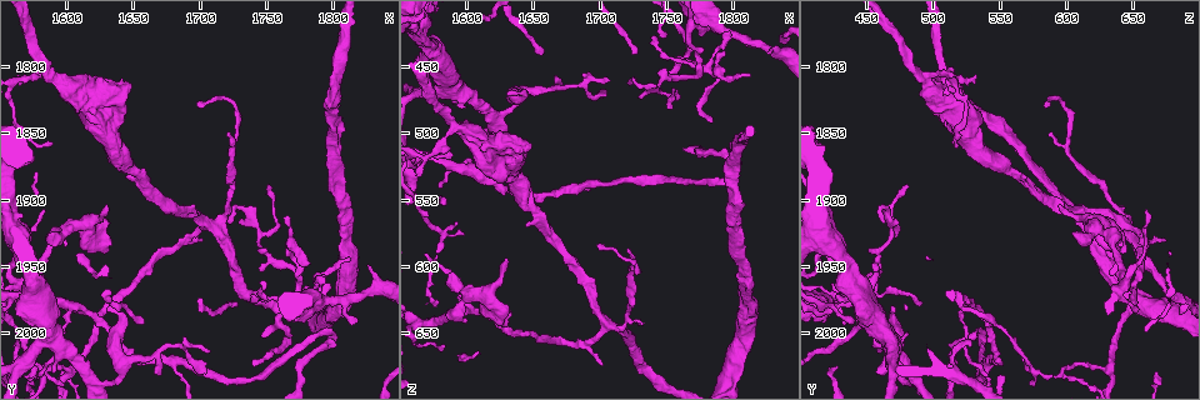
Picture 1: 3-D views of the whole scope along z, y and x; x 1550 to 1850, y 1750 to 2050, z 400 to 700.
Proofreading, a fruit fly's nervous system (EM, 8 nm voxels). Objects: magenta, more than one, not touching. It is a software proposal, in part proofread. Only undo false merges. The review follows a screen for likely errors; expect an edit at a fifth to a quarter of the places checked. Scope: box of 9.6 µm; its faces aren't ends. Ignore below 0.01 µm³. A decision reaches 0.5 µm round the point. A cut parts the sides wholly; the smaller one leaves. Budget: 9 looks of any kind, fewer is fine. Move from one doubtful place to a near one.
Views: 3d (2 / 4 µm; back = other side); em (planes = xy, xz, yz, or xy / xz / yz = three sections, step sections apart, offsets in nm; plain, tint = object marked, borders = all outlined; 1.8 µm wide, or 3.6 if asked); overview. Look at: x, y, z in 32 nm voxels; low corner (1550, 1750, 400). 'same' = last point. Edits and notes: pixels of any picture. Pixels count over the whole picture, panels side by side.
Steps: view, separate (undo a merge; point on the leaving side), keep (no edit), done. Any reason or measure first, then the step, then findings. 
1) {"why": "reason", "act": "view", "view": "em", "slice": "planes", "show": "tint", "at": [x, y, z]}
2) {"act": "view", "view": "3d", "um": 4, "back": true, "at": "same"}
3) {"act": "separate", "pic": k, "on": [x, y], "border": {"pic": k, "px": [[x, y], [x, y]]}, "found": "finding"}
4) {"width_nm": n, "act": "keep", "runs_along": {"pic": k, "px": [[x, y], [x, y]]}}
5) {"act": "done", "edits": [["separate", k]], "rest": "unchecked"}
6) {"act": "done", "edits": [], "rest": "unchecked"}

{"why": "calibre changes", "act": "view", "view": "em", "slice": "planes", "show": "plain", "at": [1644, 1876, 552]}

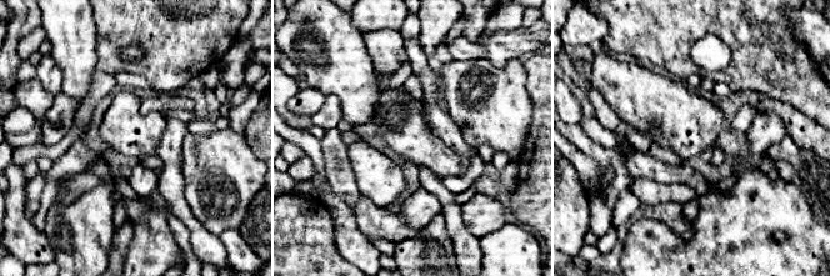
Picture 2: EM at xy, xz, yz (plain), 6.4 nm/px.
{"act": "view", "view": "em", "slice": "planes", "show": "tint", "at": "same"}

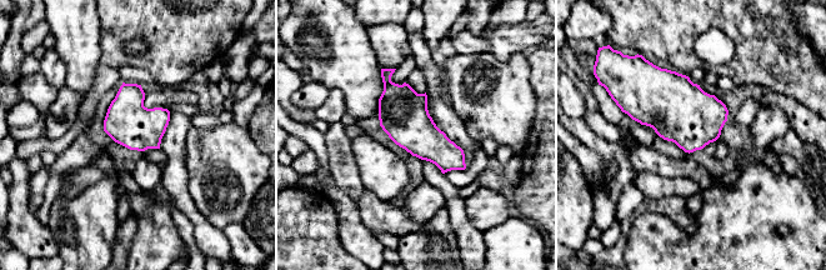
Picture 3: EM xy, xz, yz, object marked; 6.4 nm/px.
{"width_nm": 300, "act": "keep", "found": "continuous, no second neuron"}

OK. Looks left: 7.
{"why": "calibre changes", "act": "view", "view": "3d", "um": 4, "at": [1624, 1824, 508]}

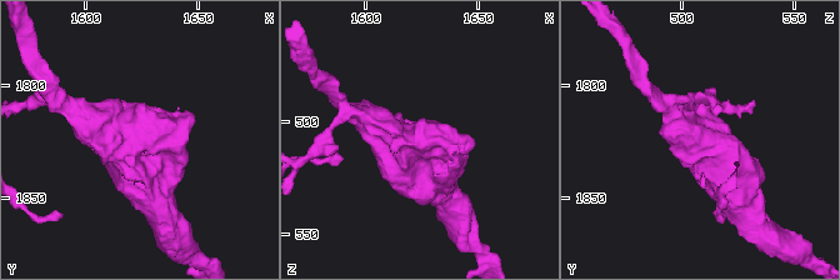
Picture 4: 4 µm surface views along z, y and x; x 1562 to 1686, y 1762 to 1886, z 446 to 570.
{"act": "view", "view": "em", "um": 3.6, "slice": "xz", "step": 4, "show": "borders", "at": [1624, 1823, 509]}

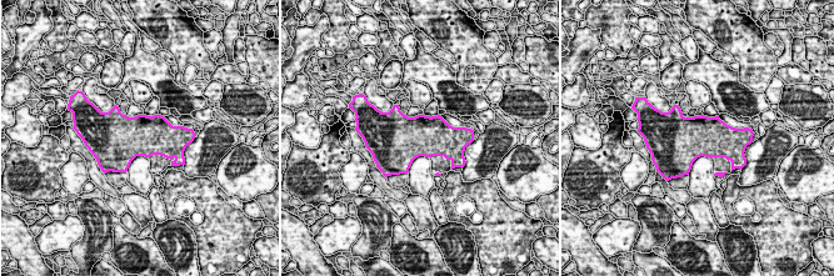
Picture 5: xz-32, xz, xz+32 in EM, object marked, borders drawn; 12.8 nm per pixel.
{"act": "keep", "found": "one neuron here"}

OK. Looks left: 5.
{"why": "four-way junction", "act": "view", "view": "3d", "um": 4, "at": [1702, 1918, 646]}

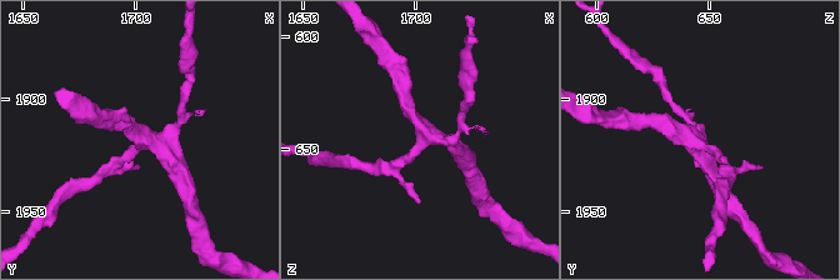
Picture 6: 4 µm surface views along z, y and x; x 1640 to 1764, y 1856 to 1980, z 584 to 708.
{"arms": 4, "why": "need the tissue", "act": "view", "view": "em", "slice": "xz", "step": 8, "show": "tint", "at": [1703, 1918, 644]}

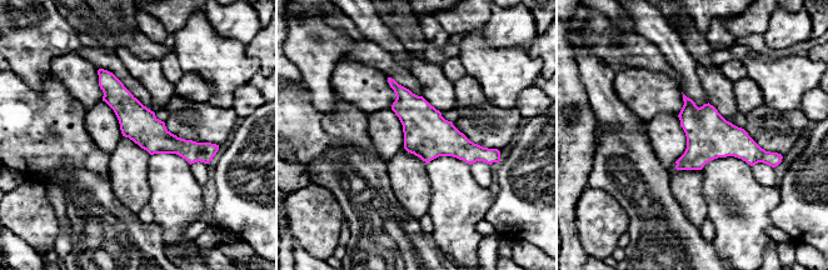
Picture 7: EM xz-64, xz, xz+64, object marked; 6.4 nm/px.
{"why": "cut it another way", "act": "view", "view": "em", "slice": "yz", "step": 4, "show": "borders", "at": "same"}

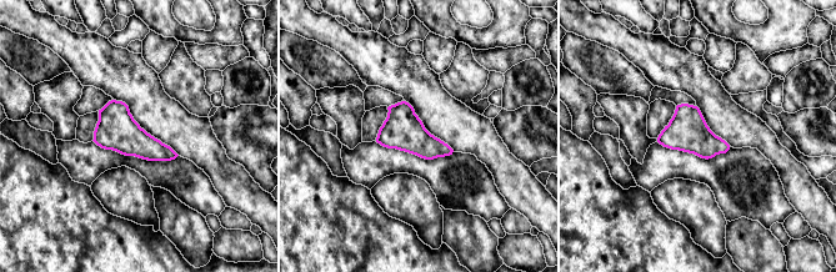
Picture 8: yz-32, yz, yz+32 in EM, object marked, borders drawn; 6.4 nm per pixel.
{"act": "keep", "found": "all the same neuron"}

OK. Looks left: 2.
{"why": "a fork", "act": "view", "view": "em", "slice": "planes", "show": "tint", "at": [1576, 2028, 598]}

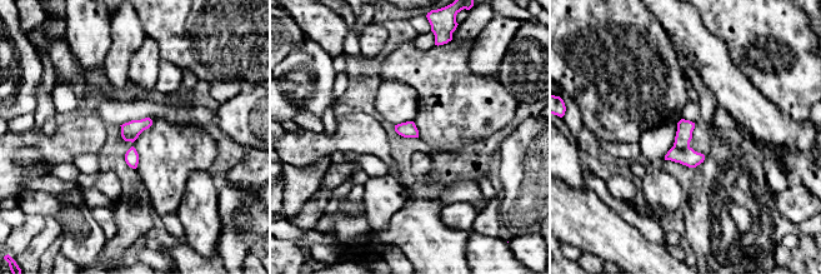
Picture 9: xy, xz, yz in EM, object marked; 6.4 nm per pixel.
{"act": "separate", "pic": 9, "on": [687, 157], "border": {"pic": 9, "px": [[674, 144], [681, 149], [689, 147]]}, "found": "a second neuron is stuck on"}

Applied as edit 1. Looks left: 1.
{"act": "done", "edits": [["separate", 9]], "rest": "unchecked"}

